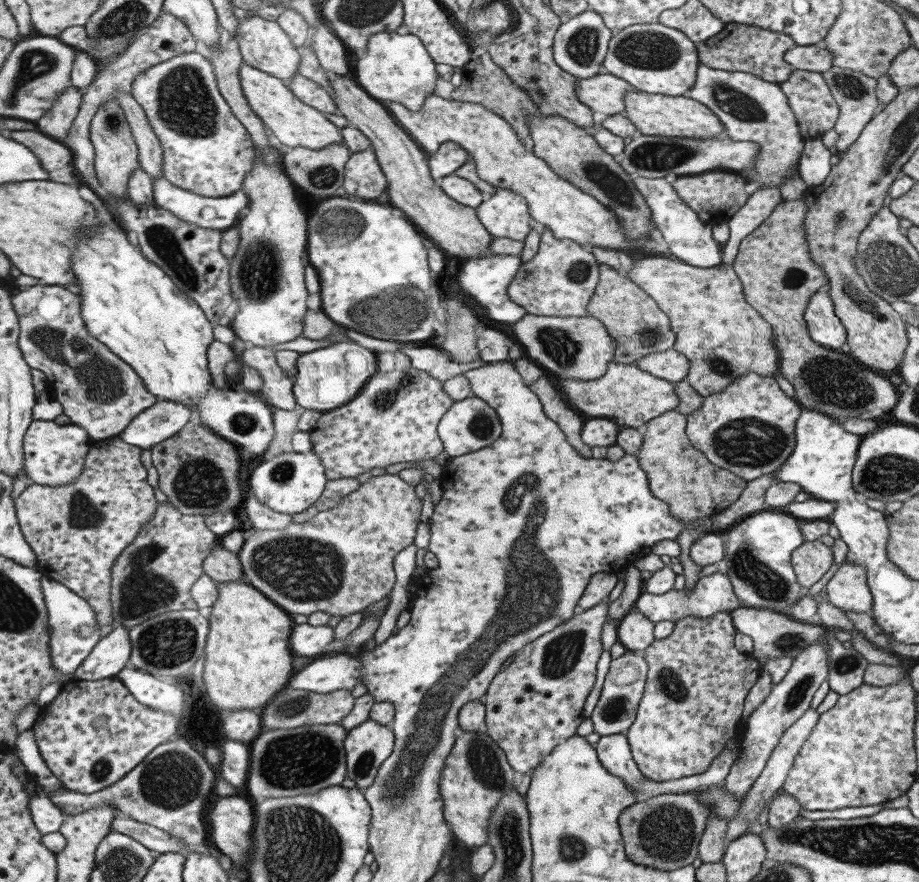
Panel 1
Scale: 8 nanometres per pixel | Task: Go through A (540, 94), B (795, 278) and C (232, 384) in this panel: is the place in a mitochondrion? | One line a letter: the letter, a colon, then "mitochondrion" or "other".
A: mitochondrion
B: other
C: other

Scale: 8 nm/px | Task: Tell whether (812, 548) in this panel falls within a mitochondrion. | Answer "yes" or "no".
no

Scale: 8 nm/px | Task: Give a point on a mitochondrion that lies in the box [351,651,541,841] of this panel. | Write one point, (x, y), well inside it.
(484, 760)

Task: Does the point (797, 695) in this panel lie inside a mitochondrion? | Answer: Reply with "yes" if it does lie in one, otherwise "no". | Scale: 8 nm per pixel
yes

